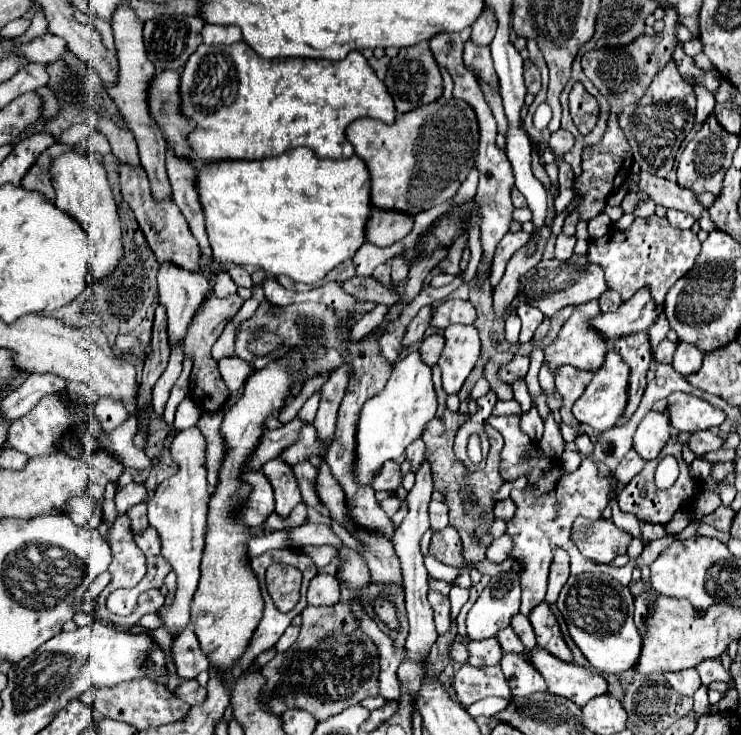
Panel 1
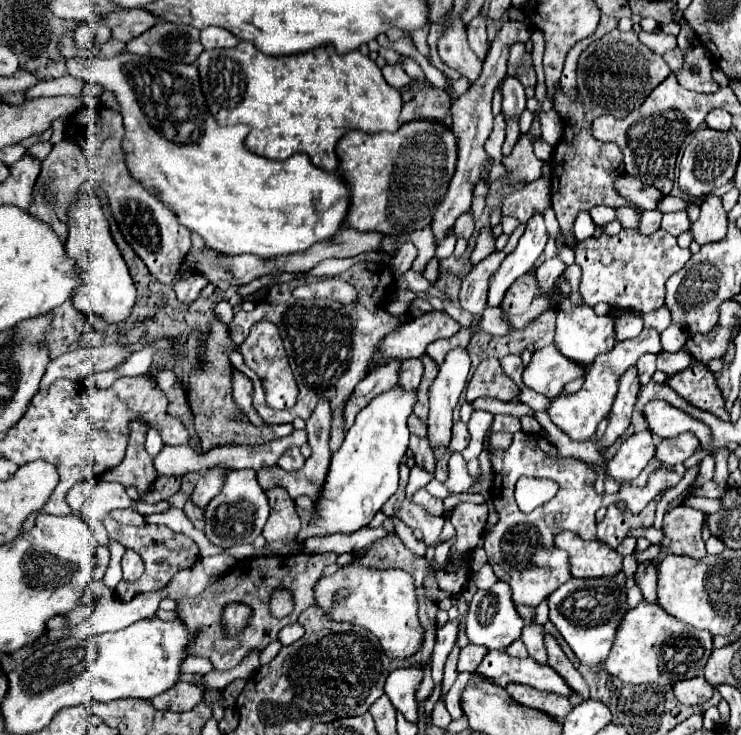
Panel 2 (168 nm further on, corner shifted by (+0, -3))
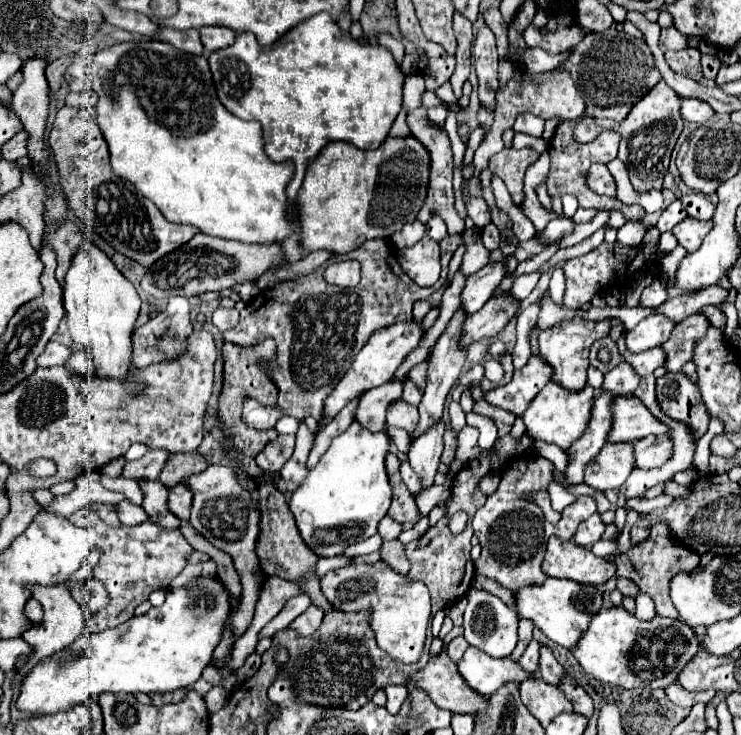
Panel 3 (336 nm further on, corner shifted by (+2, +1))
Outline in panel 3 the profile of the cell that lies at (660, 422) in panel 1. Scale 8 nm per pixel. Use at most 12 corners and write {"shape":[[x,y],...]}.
{"shape":[[606,444],[584,482],[618,490],[634,470],[634,444]]}

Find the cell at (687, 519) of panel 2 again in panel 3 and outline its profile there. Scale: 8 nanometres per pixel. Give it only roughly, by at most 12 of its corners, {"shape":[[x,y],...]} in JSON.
{"shape":[[666,528],[616,556],[616,576],[634,580],[658,616],[678,618],[668,582],[700,564]]}

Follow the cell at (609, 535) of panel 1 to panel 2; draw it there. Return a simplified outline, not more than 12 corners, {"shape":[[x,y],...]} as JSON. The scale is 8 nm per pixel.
{"shape":[[560,532],[572,578],[612,578],[622,556],[598,540]]}

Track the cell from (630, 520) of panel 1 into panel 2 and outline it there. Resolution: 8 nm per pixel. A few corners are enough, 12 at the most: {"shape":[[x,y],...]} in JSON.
{"shape":[[642,562],[634,574],[646,602],[656,602],[656,568]]}

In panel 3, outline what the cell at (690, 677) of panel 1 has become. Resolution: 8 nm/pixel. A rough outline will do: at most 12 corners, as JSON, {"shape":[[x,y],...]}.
{"shape":[[680,684],[666,688],[666,696],[692,708],[696,702],[710,702],[714,690],[690,692]]}

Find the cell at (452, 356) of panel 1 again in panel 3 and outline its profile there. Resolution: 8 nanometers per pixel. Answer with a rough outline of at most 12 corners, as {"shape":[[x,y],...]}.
{"shape":[[440,418],[414,440],[410,466],[430,488],[444,450]]}

